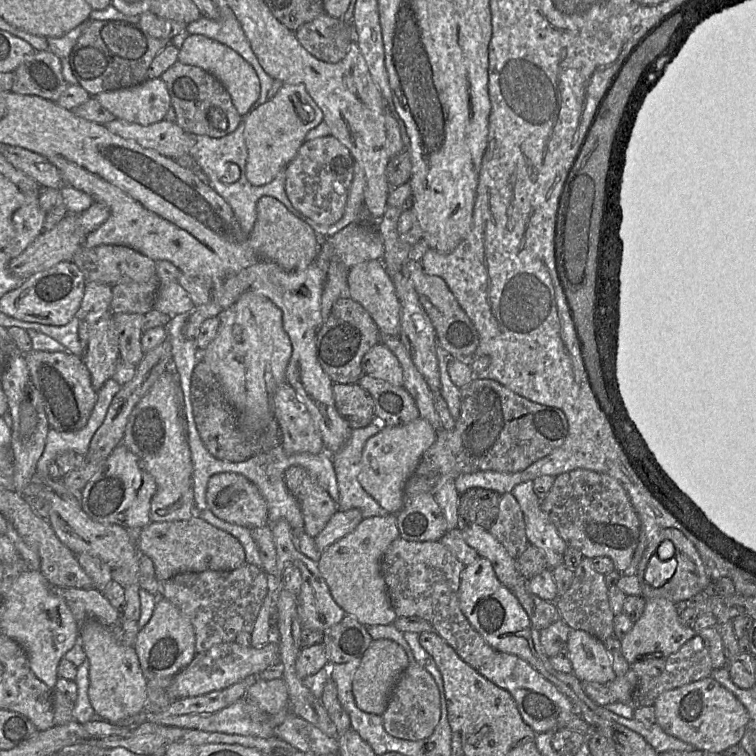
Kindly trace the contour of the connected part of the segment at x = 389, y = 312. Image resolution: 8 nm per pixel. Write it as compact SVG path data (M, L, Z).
M370 260L359 263L349 269L347 290L350 298L358 302L370 314L380 334L399 336L400 303L396 289L382 260Z

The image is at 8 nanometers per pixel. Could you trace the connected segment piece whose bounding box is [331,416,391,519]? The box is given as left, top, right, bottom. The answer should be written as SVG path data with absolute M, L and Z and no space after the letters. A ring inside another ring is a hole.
M374 416L368 426L352 430L344 446L338 452L331 454L340 493L339 510L356 508L364 519L391 514L364 490L358 480L367 440L385 427L386 423Z

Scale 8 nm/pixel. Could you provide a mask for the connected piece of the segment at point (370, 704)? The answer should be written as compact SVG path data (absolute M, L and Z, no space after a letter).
M390 639L374 640L364 655L353 676L353 695L362 710L382 715L389 702L392 690L410 659L402 646Z

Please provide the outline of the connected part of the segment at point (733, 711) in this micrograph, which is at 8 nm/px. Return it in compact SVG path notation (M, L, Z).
M712 676L662 692L653 704L655 723L695 749L722 753L739 744L750 720L746 707Z

